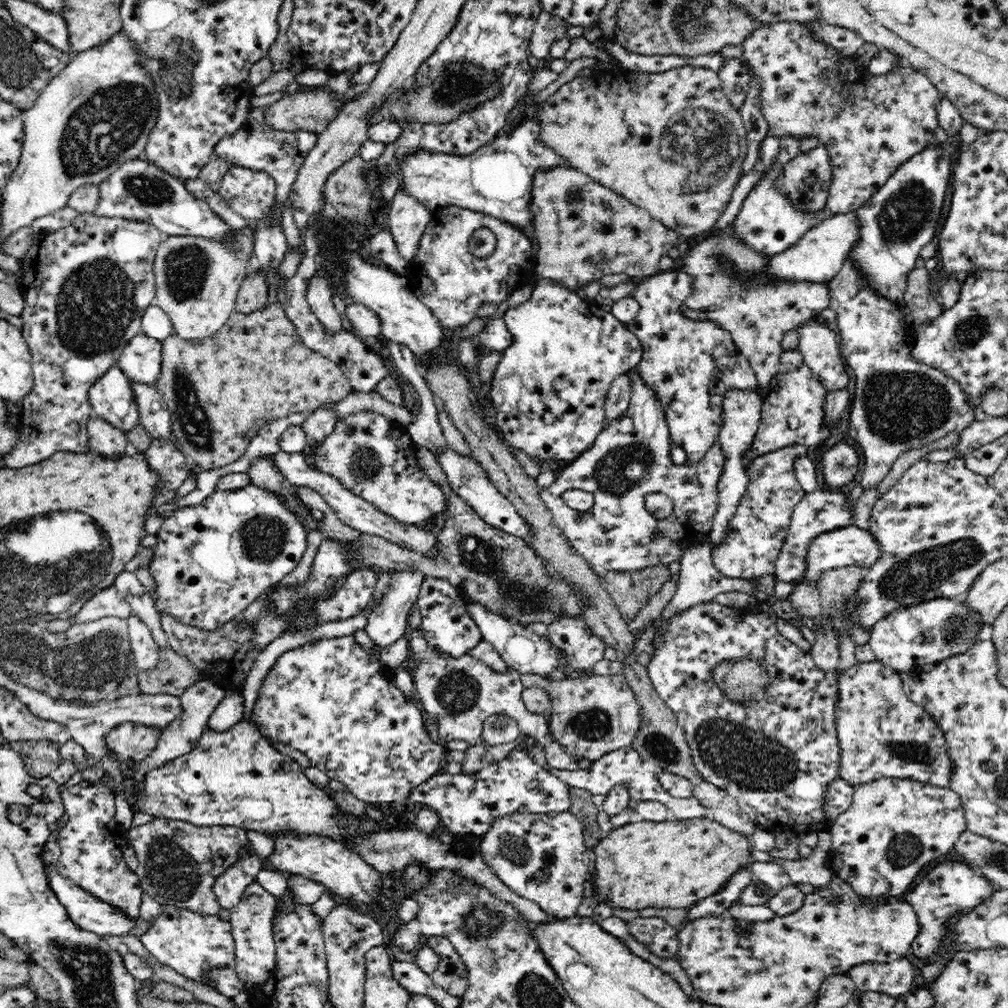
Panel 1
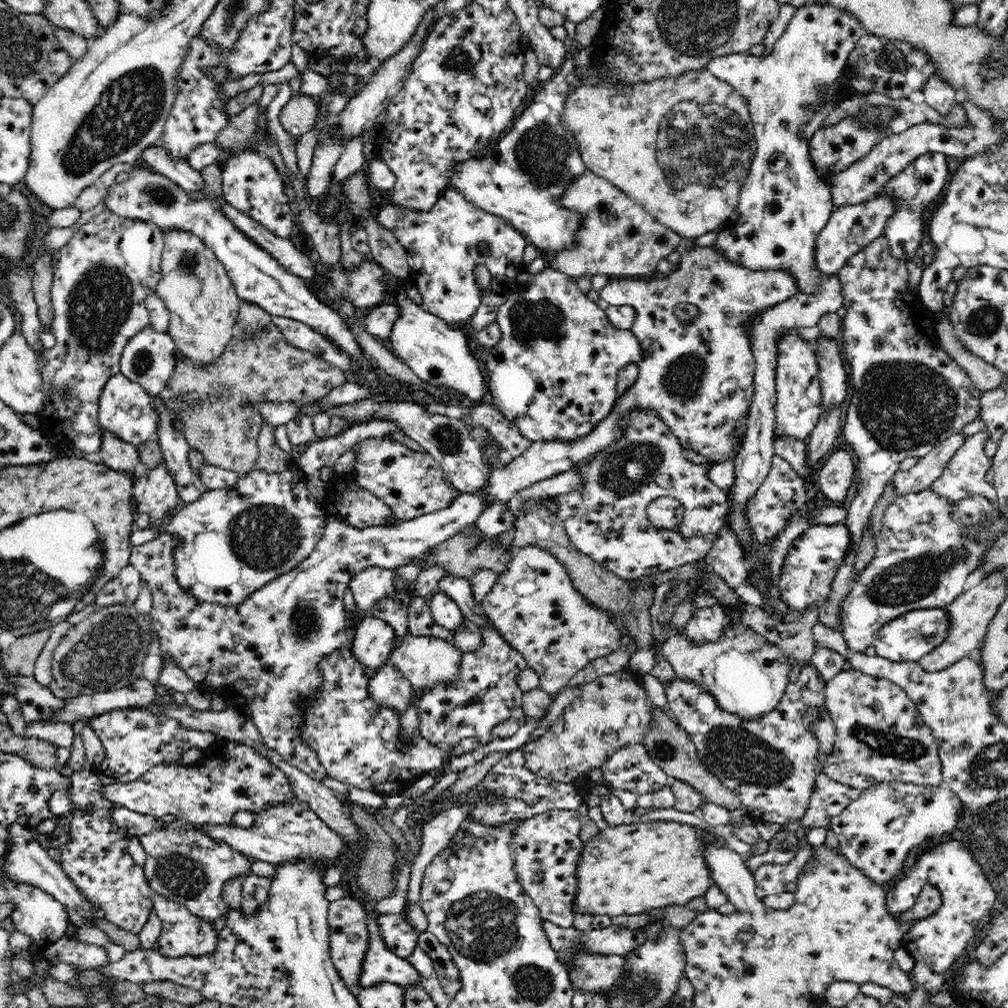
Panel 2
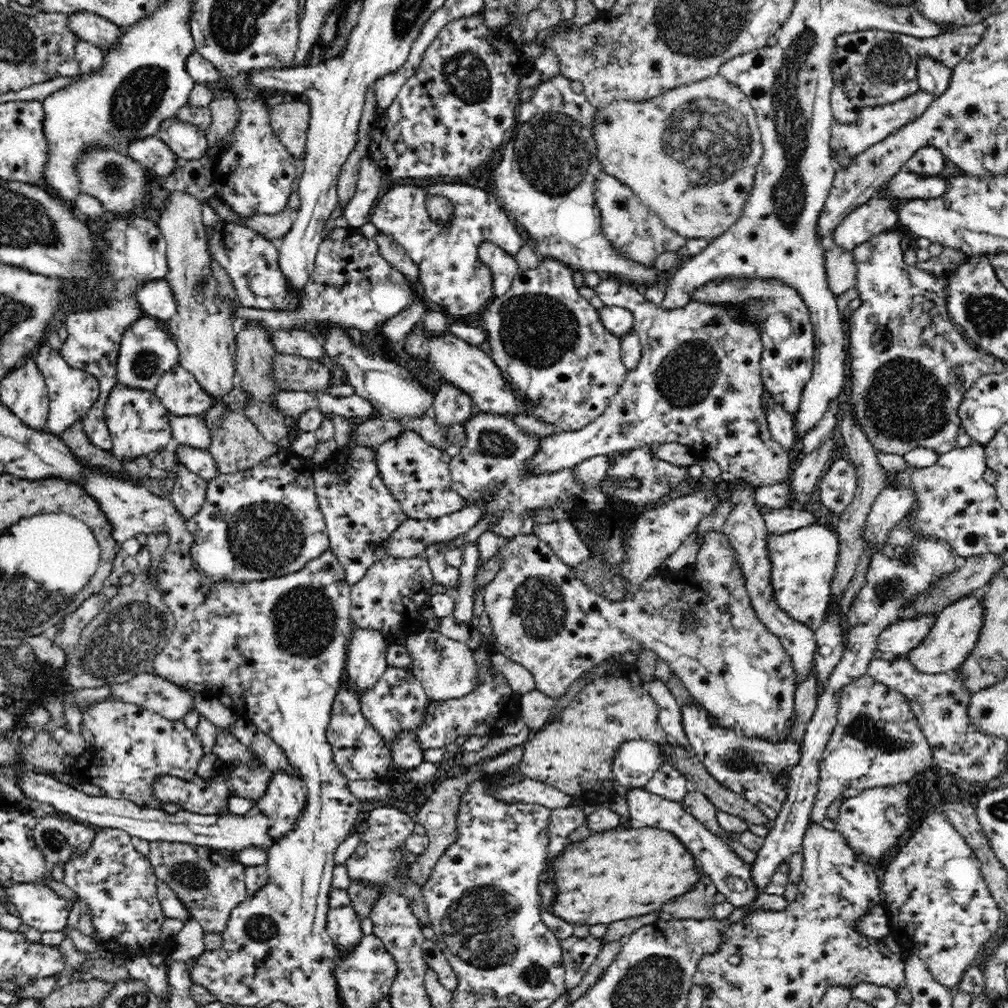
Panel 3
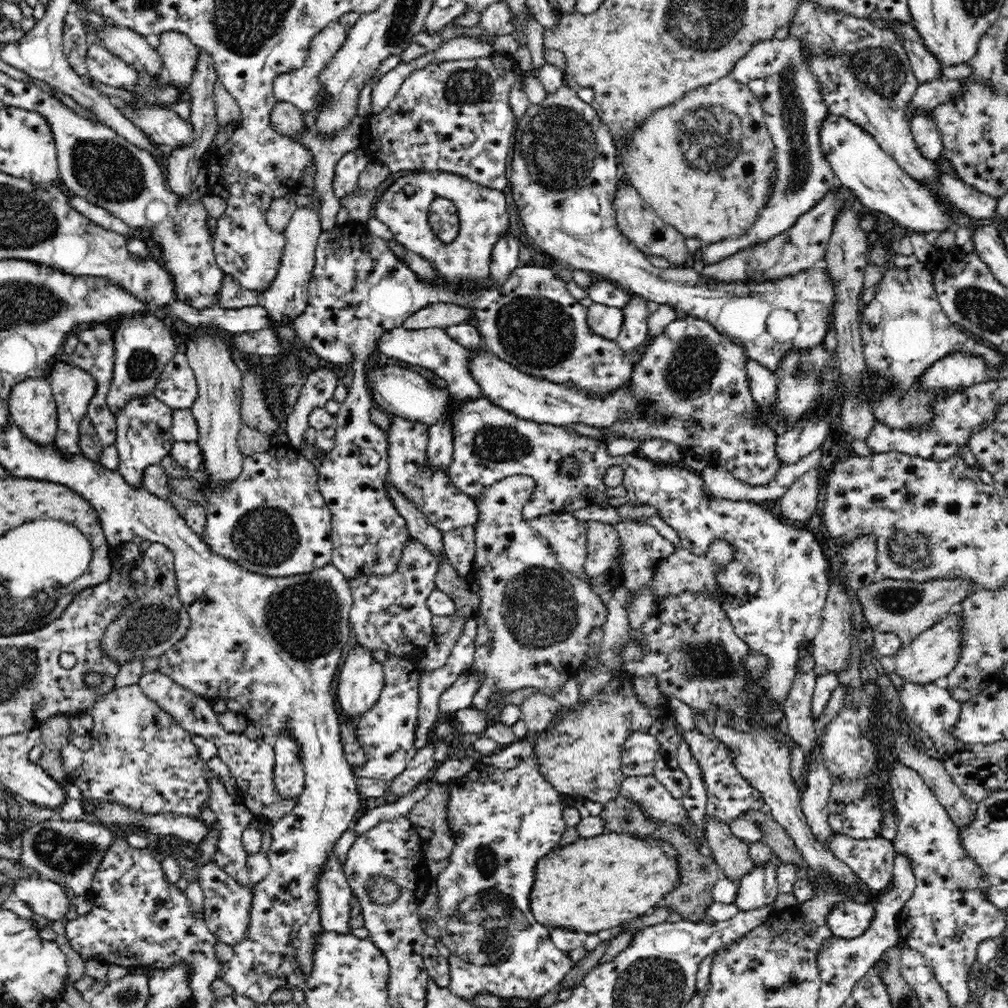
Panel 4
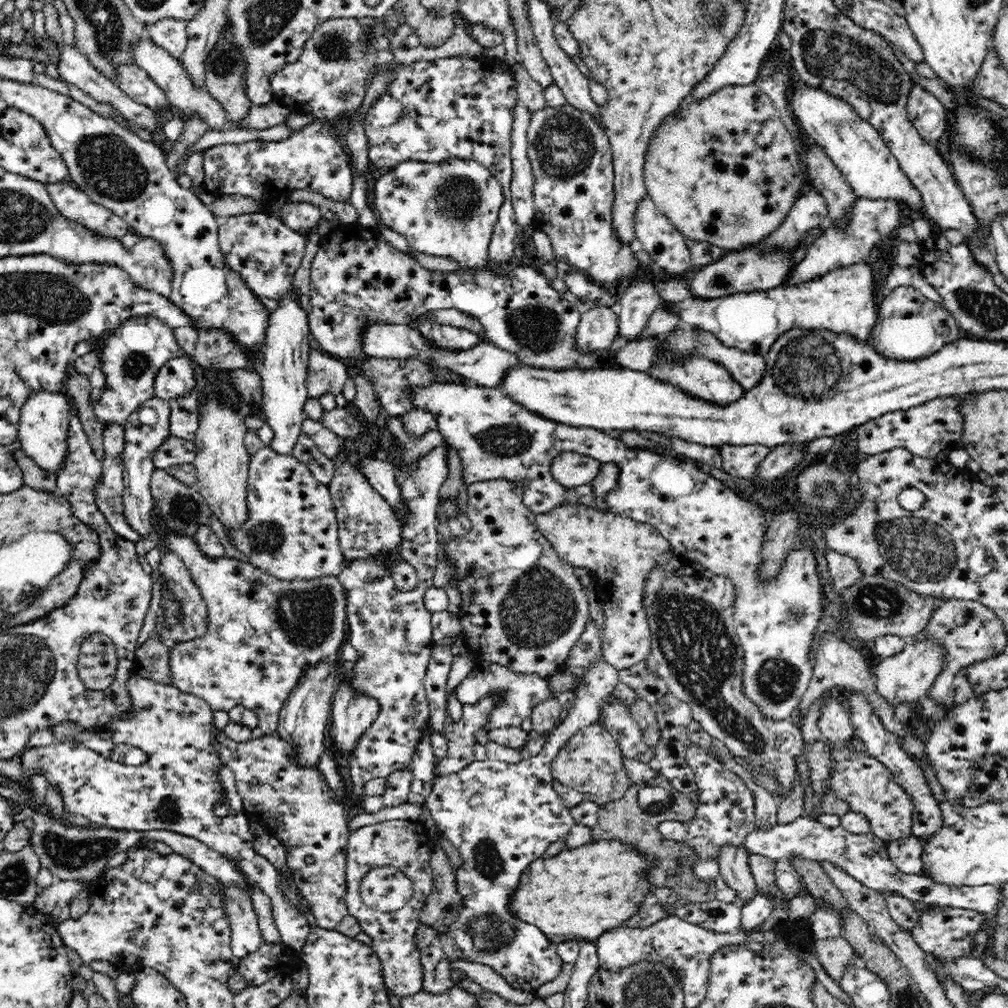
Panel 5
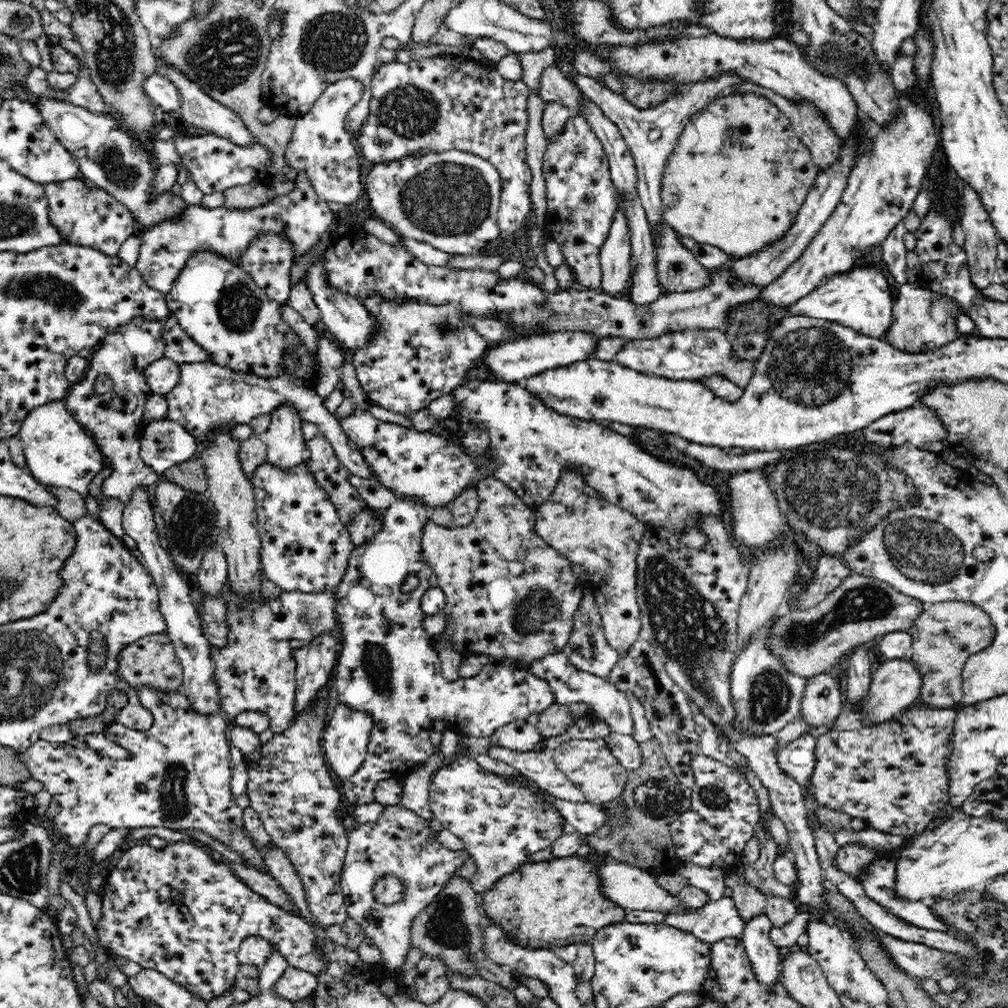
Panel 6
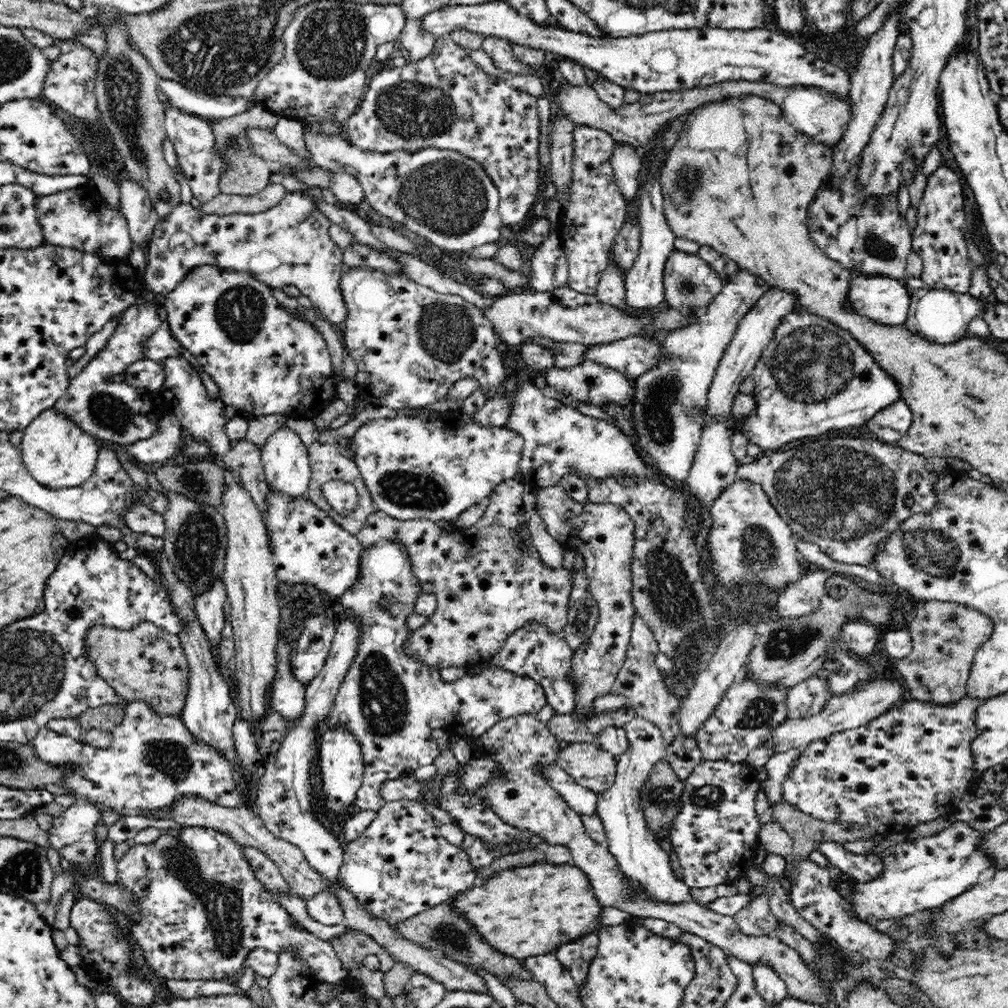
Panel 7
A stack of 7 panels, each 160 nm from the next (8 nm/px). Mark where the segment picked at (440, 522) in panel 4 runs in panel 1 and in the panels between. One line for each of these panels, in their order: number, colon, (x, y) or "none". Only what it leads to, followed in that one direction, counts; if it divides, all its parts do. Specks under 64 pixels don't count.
1: (372, 456)
2: (411, 484)
3: (418, 476)

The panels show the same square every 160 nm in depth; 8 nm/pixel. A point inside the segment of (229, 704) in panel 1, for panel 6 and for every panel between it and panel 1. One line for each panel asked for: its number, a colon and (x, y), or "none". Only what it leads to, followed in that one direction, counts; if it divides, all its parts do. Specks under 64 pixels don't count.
2: (135, 740)
3: (132, 746)
4: (140, 756)
5: (177, 788)
6: (177, 775)

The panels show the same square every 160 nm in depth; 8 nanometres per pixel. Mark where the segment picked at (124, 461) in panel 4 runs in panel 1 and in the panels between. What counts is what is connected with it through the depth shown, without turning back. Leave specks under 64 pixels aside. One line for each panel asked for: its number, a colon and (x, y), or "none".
1: (111, 400)
2: (125, 409)
3: (138, 424)

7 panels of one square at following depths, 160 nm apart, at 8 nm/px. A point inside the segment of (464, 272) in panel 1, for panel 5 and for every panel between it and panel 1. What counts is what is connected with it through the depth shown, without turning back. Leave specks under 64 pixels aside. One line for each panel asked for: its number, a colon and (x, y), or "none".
2: (442, 245)
3: (453, 278)
4: (483, 220)
5: (450, 210)

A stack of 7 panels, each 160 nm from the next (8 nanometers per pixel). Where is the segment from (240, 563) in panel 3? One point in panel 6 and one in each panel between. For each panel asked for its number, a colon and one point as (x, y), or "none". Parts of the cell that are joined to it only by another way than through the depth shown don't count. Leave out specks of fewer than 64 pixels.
4: (271, 520)
5: (291, 530)
6: (303, 544)

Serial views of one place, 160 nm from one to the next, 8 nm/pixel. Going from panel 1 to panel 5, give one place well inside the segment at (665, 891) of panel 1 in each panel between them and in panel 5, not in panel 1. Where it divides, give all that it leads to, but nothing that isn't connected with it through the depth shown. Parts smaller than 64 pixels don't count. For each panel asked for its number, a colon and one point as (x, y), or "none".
2: (631, 868)
3: (622, 872)
4: (593, 885)
5: (578, 894)

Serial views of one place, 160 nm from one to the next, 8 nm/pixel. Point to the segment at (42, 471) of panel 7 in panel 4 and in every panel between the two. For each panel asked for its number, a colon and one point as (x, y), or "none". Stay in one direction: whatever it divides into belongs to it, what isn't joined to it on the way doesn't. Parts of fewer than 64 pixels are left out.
4: (31, 407)
5: (43, 421)
6: (58, 451)

